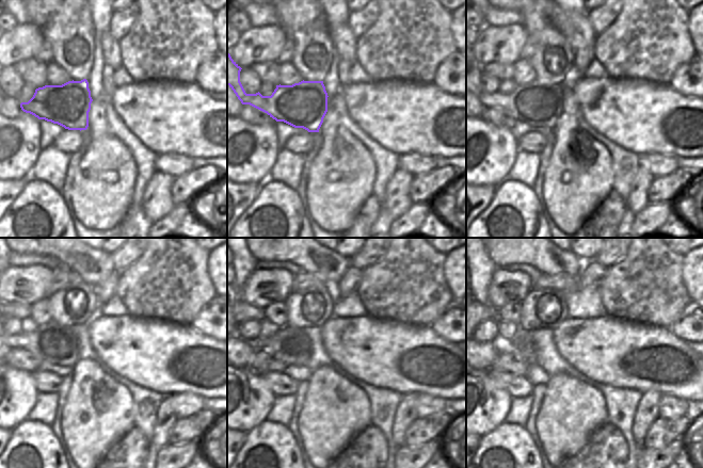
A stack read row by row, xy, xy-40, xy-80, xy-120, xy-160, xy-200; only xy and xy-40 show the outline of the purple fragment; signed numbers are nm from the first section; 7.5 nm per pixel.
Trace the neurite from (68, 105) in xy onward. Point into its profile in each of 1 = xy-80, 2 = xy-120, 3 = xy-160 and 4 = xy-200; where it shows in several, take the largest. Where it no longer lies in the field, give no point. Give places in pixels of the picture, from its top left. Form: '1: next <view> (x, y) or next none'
1: next xy-80 (541, 106)
2: next xy-120 (58, 344)
3: next xy-160 (291, 345)
4: next xy-200 (522, 341)

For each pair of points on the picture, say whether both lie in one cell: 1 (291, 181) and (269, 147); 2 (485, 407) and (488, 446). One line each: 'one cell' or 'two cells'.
1: two cells
2: two cells

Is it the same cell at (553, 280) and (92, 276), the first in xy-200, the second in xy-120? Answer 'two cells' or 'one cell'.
two cells

